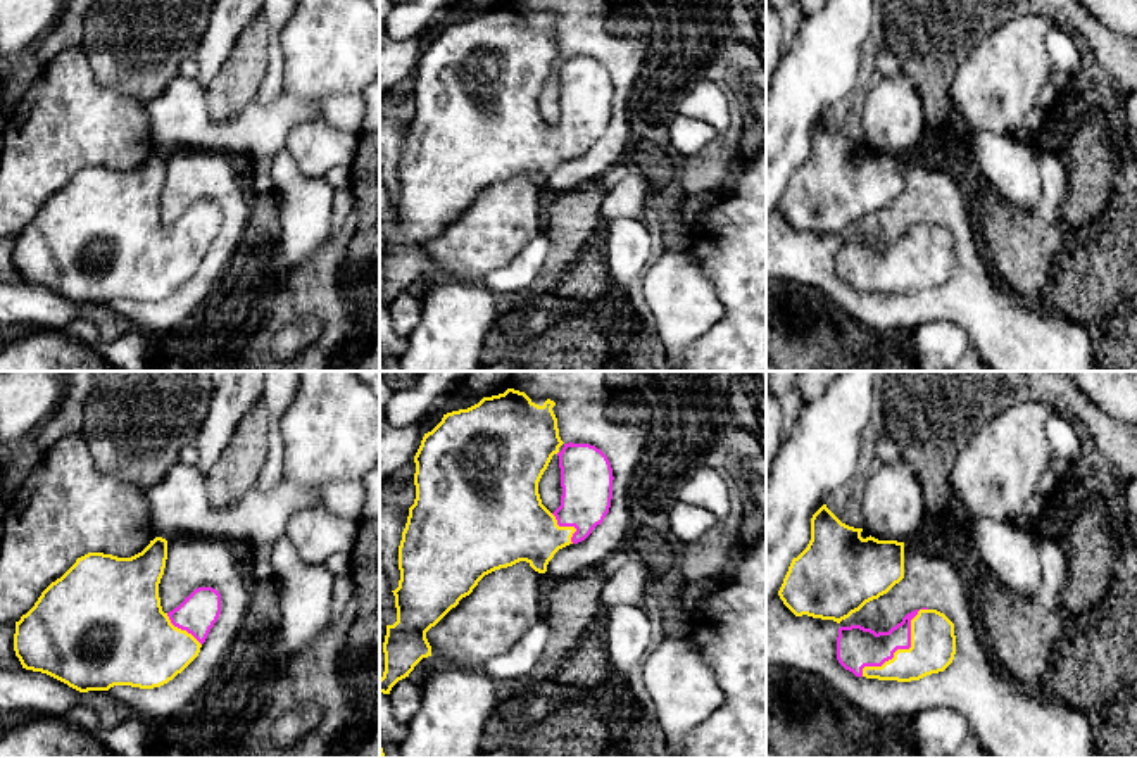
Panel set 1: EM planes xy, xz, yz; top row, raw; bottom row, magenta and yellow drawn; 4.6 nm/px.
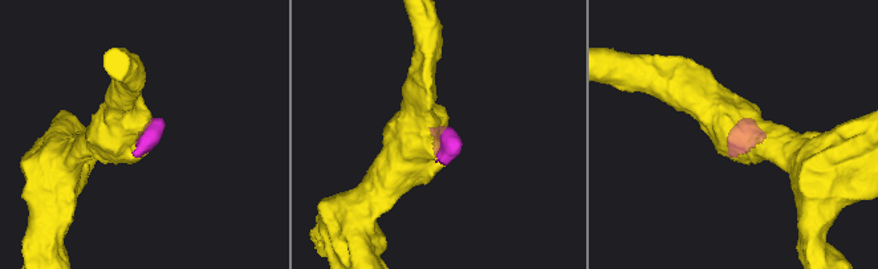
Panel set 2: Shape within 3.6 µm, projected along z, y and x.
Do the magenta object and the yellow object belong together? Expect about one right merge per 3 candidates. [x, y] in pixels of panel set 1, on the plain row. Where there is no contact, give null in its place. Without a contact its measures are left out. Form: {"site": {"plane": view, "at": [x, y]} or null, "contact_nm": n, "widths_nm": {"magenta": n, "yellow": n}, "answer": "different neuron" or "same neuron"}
{"site": {"plane": "yz", "at": [903, 261]}, "contact_nm": 440, "widths_nm": {"magenta": 190, "yellow": 220}, "answer": "same neuron"}

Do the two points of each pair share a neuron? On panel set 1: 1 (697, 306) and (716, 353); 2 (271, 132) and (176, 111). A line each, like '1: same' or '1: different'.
1: different
2: same

